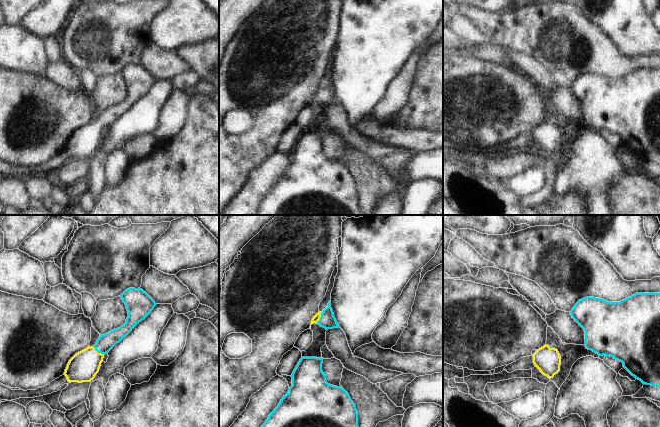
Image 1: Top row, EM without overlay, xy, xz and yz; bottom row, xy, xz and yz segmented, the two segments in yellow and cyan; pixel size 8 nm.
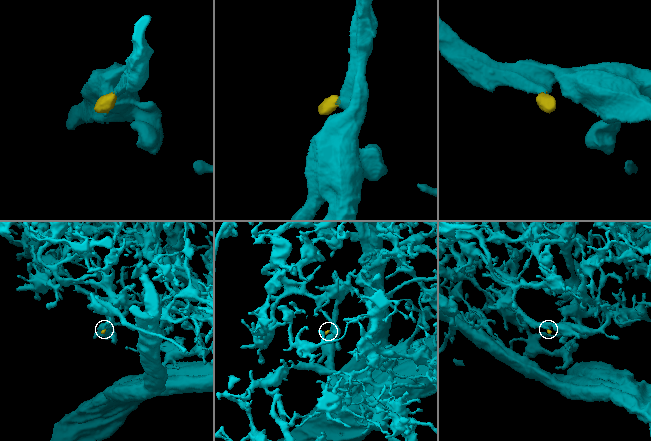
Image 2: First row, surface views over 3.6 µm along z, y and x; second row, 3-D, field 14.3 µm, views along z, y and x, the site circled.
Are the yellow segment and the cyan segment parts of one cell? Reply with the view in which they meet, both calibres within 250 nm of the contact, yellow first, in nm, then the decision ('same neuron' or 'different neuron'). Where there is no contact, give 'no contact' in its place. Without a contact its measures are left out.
contact in xz; calibres 60 and 130 nm; same neuron

